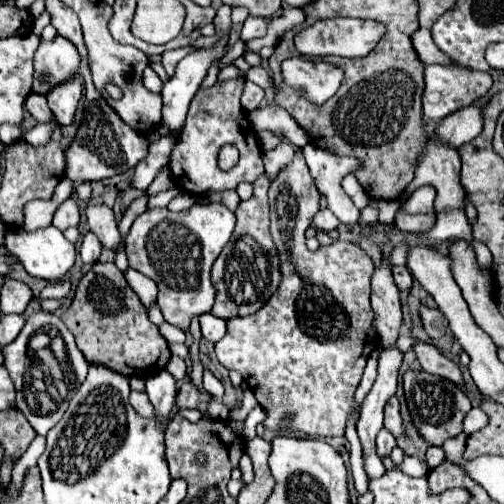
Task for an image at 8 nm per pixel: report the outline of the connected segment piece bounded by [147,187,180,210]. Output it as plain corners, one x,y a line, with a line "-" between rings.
173,187
167,191
162,191
156,195
149,196
147,209
153,209
156,207
166,207
169,202
180,193
177,187

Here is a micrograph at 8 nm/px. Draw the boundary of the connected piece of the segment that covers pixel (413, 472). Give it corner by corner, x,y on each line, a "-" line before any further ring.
405,455
403,463
401,463
401,471
407,473
407,475
411,475
411,477
425,477
429,469
427,469
427,463
425,463
423,459
407,457
407,455

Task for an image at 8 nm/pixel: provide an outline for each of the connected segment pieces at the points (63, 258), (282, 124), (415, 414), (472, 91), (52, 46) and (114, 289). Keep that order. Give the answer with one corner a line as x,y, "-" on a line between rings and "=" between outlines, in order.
21,227
17,231
7,231
5,235
5,247
21,261
25,271
33,277
47,279
47,281
59,281
75,263
75,247
69,243
63,233
57,227
45,227
37,231
23,231
=
267,106
265,108
255,109
247,113
251,126
255,133
261,131
273,131
275,134
282,135
284,139
289,140
295,147
305,147
307,145
307,135
297,127
295,120
285,109
279,106
=
409,369
403,373
403,391
409,413
413,417
413,425
417,427
423,441
441,447
447,439
457,437
461,433
461,419
471,409
471,403
461,387
453,387
453,383
437,379
435,375
425,375
423,371
=
425,65
425,91
423,91
423,117
429,123
437,123
449,113
467,107
481,99
491,89
491,75
485,71
473,71
459,65
=
59,35
53,41
41,43
33,55
33,61
35,73
31,91
37,91
41,95
45,95
49,87
61,83
61,79
69,79
79,71
77,49
=
93,263
79,281
73,303
61,319
75,335
77,347
91,365
105,365
127,377
149,379
157,375
171,357
167,341
149,321
139,295
113,263

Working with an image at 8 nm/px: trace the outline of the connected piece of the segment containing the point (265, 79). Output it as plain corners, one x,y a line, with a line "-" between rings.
251,67
247,73
245,73
245,77
249,79
249,81
253,81
253,83
257,83
259,87
271,87
271,89
275,89
275,85
273,85
273,81
271,81
271,77
269,77
269,73
263,69
263,67

